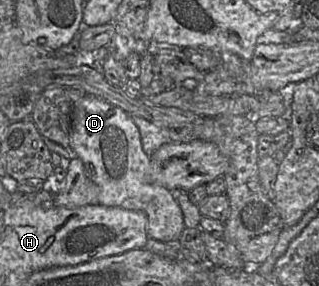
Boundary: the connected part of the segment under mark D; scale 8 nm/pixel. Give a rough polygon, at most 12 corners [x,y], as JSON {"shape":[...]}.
{"shape":[[73,103],[71,150],[98,204],[142,211],[147,235],[185,229],[123,109]]}

